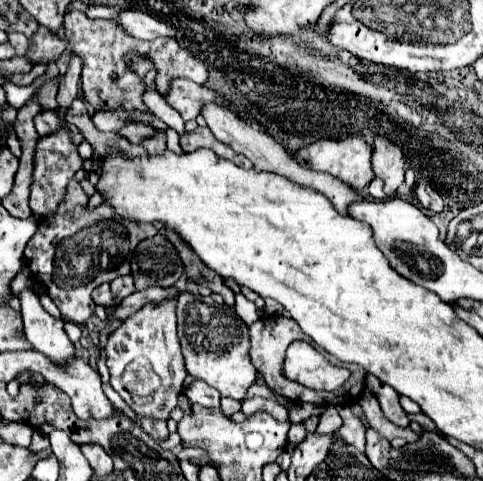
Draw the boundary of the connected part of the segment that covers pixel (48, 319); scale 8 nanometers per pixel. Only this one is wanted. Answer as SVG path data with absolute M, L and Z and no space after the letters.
M25 290L19 298L25 336L33 350L47 356L53 364L67 364L75 356L75 346L63 330L63 320L43 310L33 290Z

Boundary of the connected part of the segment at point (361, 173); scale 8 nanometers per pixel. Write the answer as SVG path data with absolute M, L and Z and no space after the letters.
M343 138L343 140L317 140L315 144L309 144L305 150L303 148L297 150L293 158L317 172L329 172L331 176L349 184L355 192L361 192L375 178L371 170L371 152L373 148L361 138Z

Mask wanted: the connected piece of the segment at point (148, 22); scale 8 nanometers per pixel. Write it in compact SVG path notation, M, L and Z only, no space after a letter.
M123 10L113 22L121 26L125 32L129 32L129 36L139 40L155 40L157 36L175 36L173 28L139 10Z

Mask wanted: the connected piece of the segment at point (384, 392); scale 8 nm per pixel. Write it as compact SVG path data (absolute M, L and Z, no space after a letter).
M373 374L367 376L365 386L367 386L367 390L373 390L377 394L379 406L381 406L381 410L389 422L393 422L397 426L409 426L411 420L409 420L407 412L403 410L403 406L399 404L399 394L391 386L377 382L377 378Z

